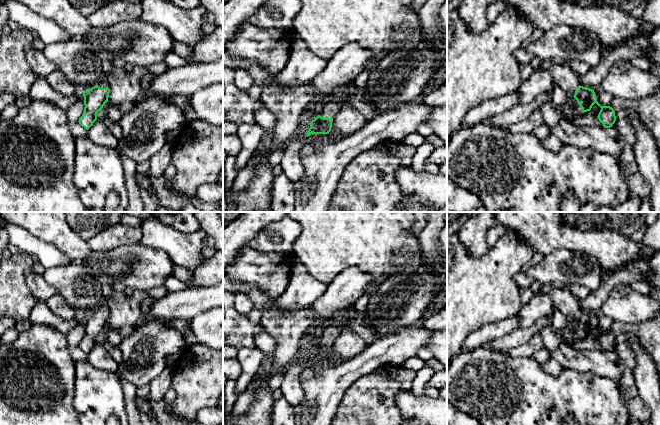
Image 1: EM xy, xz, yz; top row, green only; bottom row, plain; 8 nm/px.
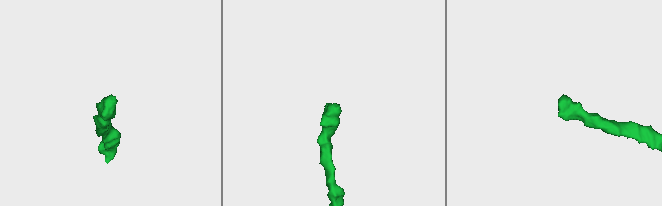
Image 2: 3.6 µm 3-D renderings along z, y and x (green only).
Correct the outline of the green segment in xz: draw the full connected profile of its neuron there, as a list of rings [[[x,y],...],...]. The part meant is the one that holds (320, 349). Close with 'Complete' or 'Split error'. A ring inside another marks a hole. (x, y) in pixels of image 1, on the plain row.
[[[352,306],[339,311],[334,316],[336,324],[323,330],[319,336],[319,339],[311,345],[310,352],[306,360],[308,361],[311,358],[329,358],[332,352],[333,342],[338,337],[343,325],[346,324],[351,318],[358,317],[359,315]]]. Split error

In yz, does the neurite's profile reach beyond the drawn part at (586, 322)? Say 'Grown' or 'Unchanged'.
Grown

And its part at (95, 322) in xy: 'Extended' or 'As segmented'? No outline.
Extended

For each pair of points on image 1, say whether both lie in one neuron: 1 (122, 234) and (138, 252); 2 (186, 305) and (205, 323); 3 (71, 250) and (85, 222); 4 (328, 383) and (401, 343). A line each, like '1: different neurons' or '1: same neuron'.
1: different neurons
2: different neurons
3: different neurons
4: same neuron

